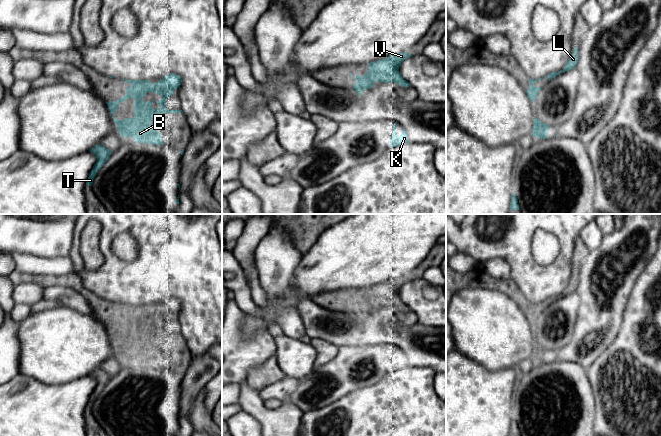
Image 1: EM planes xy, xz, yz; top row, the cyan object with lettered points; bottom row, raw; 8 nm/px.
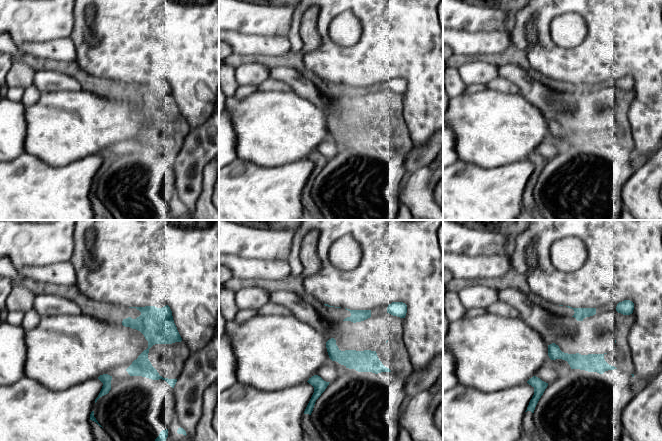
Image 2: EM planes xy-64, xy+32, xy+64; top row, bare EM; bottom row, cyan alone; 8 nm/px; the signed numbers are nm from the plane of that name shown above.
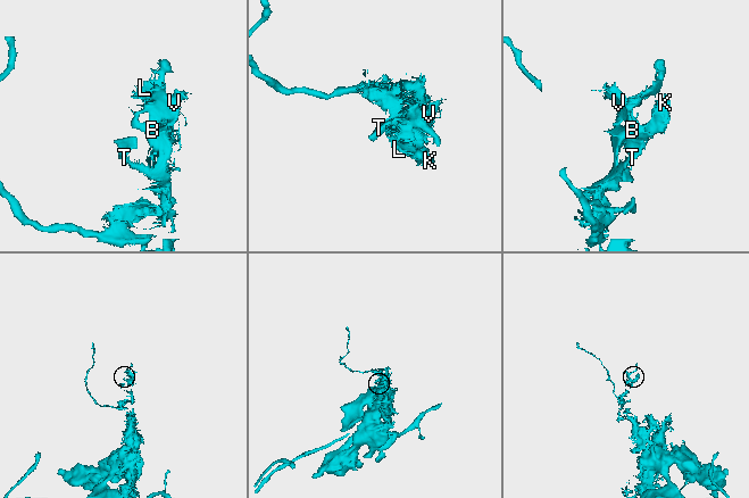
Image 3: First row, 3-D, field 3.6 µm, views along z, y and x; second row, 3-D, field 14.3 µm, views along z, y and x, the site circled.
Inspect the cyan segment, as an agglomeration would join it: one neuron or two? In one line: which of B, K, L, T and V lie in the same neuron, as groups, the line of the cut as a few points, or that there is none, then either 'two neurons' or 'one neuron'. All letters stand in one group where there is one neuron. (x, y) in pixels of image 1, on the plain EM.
B K L T V; no cut; one neuron

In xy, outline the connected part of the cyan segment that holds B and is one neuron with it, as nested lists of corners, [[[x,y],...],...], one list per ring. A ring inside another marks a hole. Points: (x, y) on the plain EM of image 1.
[[[171,297],[153,308],[150,304],[121,304],[131,308],[126,311],[125,319],[116,325],[106,326],[121,362],[130,361],[136,367],[164,369],[160,357],[151,349],[151,344],[159,338],[183,337],[182,334],[165,332],[166,323],[180,311],[181,301]],[[150,316],[161,320],[161,323],[156,325],[159,333],[153,333],[151,325],[143,325],[143,321]],[[128,322],[134,323],[134,341],[117,344],[114,337],[118,334],[118,328]]]

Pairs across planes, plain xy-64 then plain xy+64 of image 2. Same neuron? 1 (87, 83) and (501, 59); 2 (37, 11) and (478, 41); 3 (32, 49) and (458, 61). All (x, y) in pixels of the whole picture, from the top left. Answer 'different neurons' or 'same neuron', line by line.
1: same neuron
2: different neurons
3: different neurons

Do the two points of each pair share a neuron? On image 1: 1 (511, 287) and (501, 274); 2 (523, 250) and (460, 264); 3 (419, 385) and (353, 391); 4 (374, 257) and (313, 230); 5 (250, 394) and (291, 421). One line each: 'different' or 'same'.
1: different
2: different
3: same
4: different
5: same

